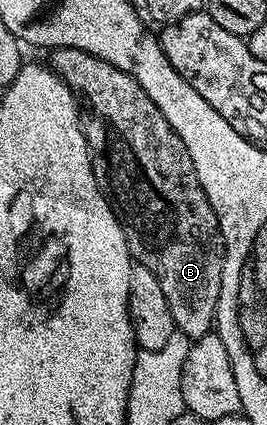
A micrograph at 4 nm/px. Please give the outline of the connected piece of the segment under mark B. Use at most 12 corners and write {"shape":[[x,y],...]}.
{"shape":[[49,66],[93,177],[176,332],[212,334],[223,234],[185,141],[135,78]]}

